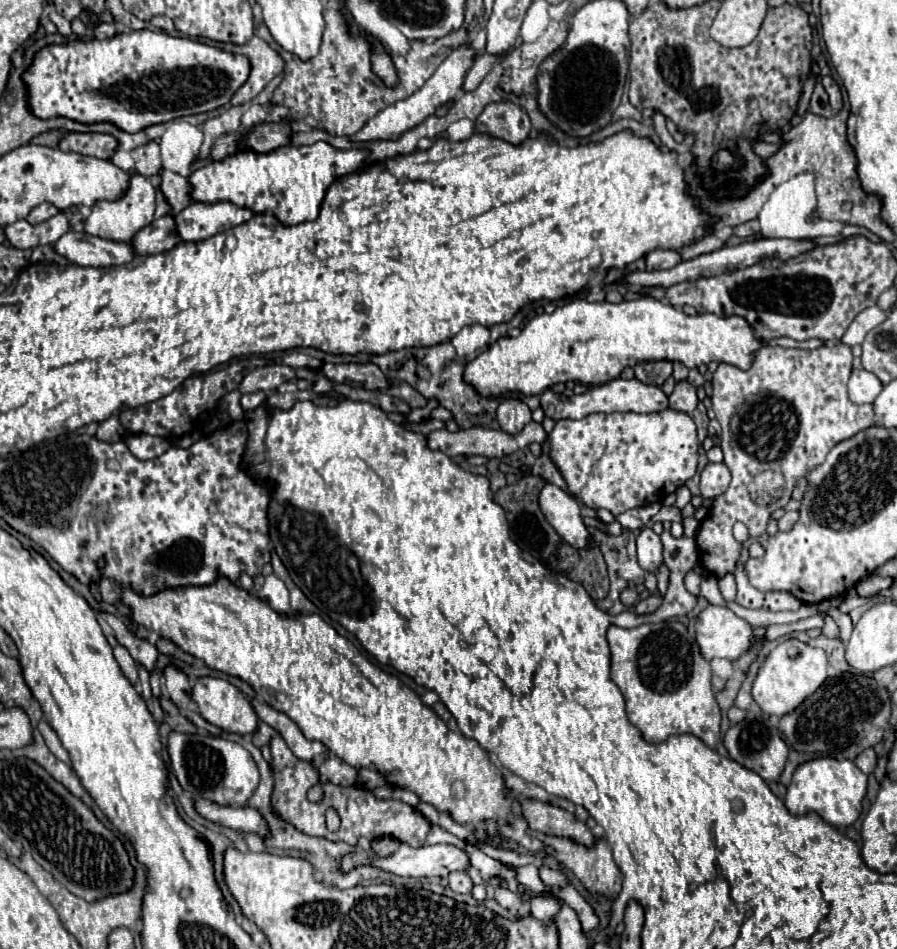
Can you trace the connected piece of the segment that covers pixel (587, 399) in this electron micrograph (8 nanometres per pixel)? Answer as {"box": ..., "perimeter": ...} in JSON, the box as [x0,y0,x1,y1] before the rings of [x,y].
{"box":[541,378,669,420],"perimeter":[[[615,378],[607,384],[589,388],[585,394],[569,396],[569,398],[563,394],[555,394],[553,390],[545,390],[541,396],[541,408],[545,410],[545,416],[553,418],[553,420],[563,420],[563,418],[579,420],[579,418],[585,418],[595,412],[641,412],[641,414],[661,412],[665,408],[669,408],[669,398],[659,386],[643,384],[637,378],[631,378],[631,380]]]}

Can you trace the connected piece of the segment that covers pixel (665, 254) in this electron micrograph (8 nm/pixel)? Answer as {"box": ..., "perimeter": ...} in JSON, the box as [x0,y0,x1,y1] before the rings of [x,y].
{"box":[647,250,681,270],"perimeter":[[[653,250],[647,254],[647,270],[667,270],[681,262],[677,250]]]}

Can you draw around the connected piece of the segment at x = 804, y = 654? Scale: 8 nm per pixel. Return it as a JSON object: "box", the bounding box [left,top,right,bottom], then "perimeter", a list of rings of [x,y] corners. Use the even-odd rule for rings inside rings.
{"box":[753,638,827,716],"perimeter":[[[789,638],[781,642],[767,658],[765,666],[759,670],[753,682],[753,698],[761,706],[763,712],[785,716],[791,714],[811,692],[815,692],[827,678],[827,656],[821,648],[813,648],[797,638]]]}

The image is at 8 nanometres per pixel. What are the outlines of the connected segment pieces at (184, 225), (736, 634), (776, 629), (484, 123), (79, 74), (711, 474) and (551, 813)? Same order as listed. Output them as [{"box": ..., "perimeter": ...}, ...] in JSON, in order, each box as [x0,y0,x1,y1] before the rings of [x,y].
[{"box":[175,202,253,242],"perimeter":[[[231,202],[191,204],[175,216],[175,230],[183,242],[199,242],[235,228],[253,216],[251,210],[239,208]]]},{"box":[695,606,751,660],"perimeter":[[[707,606],[695,624],[697,644],[707,660],[735,660],[751,646],[751,626],[727,606]]]},{"box":[767,622,807,640],"perimeter":[[[797,622],[797,624],[787,624],[787,626],[769,626],[767,628],[767,640],[775,640],[779,636],[785,636],[785,634],[791,634],[793,630],[801,630],[801,626],[807,630],[807,622]]]},{"box":[475,102,531,144],"perimeter":[[[513,102],[489,104],[475,122],[475,132],[501,138],[509,144],[521,144],[531,132],[531,122],[527,112]]]},{"box":[21,28,249,134],"perimeter":[[[147,28],[143,30],[133,30],[133,32],[121,32],[121,34],[115,34],[107,40],[89,40],[89,42],[83,42],[83,40],[69,40],[69,42],[63,42],[63,44],[49,44],[49,46],[43,46],[39,52],[35,52],[31,64],[27,66],[27,70],[21,74],[21,80],[25,82],[25,88],[27,88],[27,106],[29,106],[29,112],[35,116],[35,118],[57,118],[57,116],[63,116],[63,118],[69,118],[69,120],[75,120],[75,122],[81,122],[81,124],[95,124],[95,122],[109,122],[109,124],[115,124],[119,130],[127,132],[127,134],[135,134],[135,132],[141,132],[143,128],[149,128],[153,124],[163,124],[163,122],[169,122],[169,120],[175,120],[175,118],[181,118],[181,116],[189,116],[189,114],[201,114],[201,112],[209,112],[209,110],[215,110],[223,104],[227,104],[231,100],[231,96],[237,92],[237,88],[241,88],[245,84],[249,76],[249,60],[245,56],[239,56],[239,54],[231,54],[231,52],[223,52],[215,46],[207,46],[207,44],[201,44],[201,42],[193,42],[189,38],[179,38],[179,36],[169,36],[165,32],[151,32]]]},{"box":[701,462,731,498],"perimeter":[[[723,462],[707,464],[701,472],[701,496],[703,498],[715,498],[727,490],[731,482],[731,472]]]},{"box":[521,798,593,846],"perimeter":[[[525,798],[521,802],[521,814],[523,814],[529,830],[551,834],[551,836],[567,836],[585,846],[593,844],[593,834],[587,828],[587,824],[577,820],[571,812],[567,812],[559,806]]]}]

